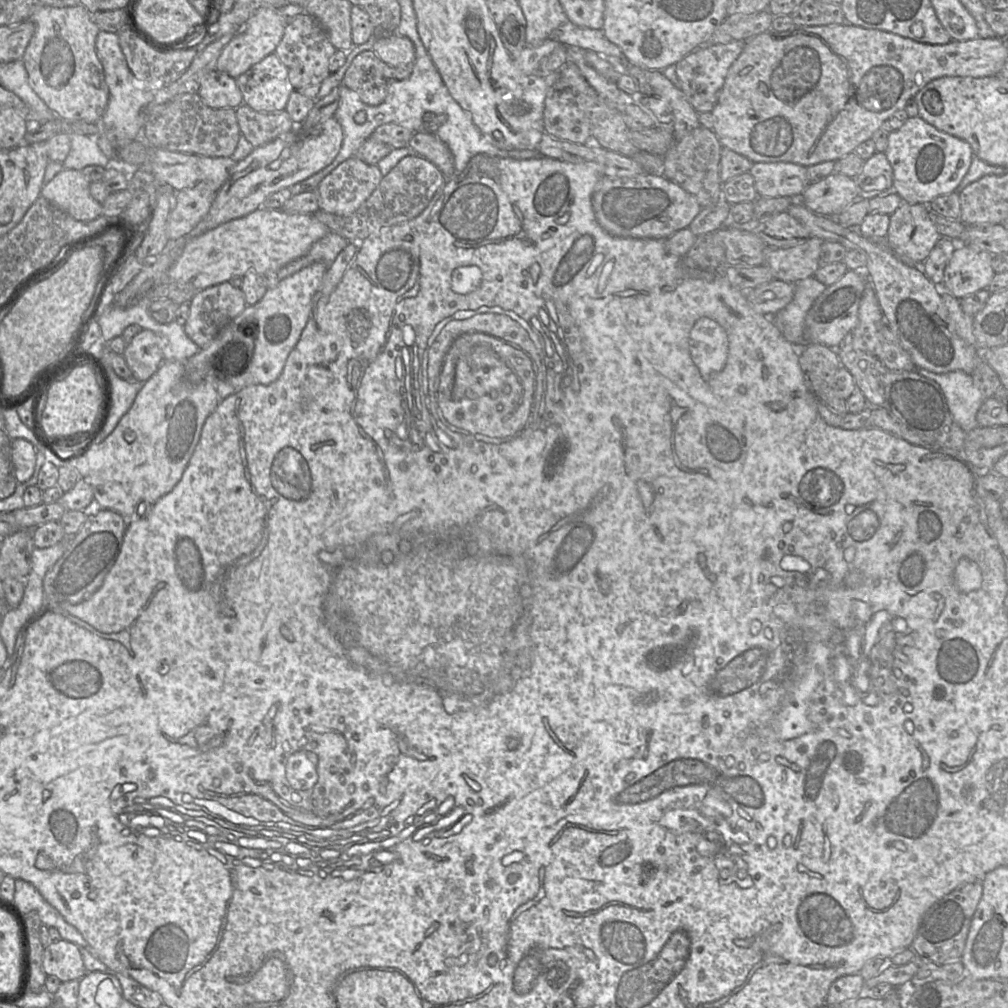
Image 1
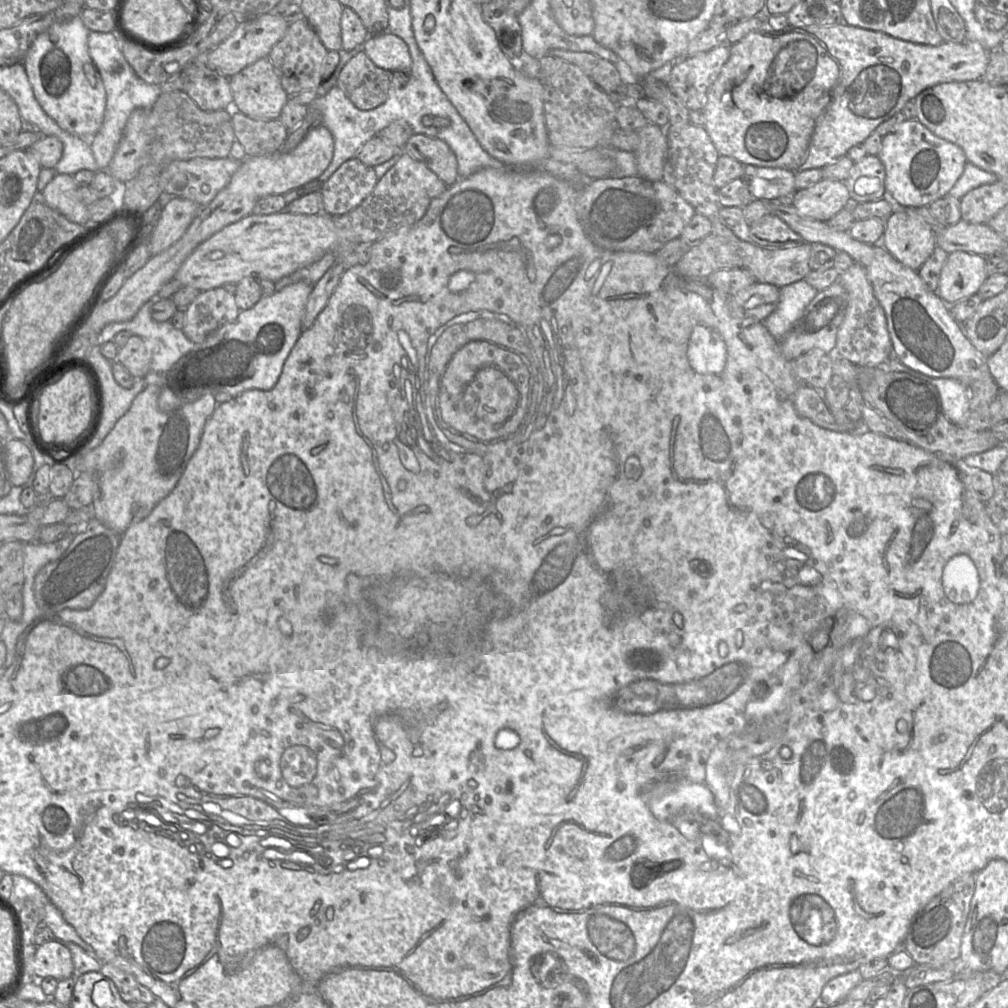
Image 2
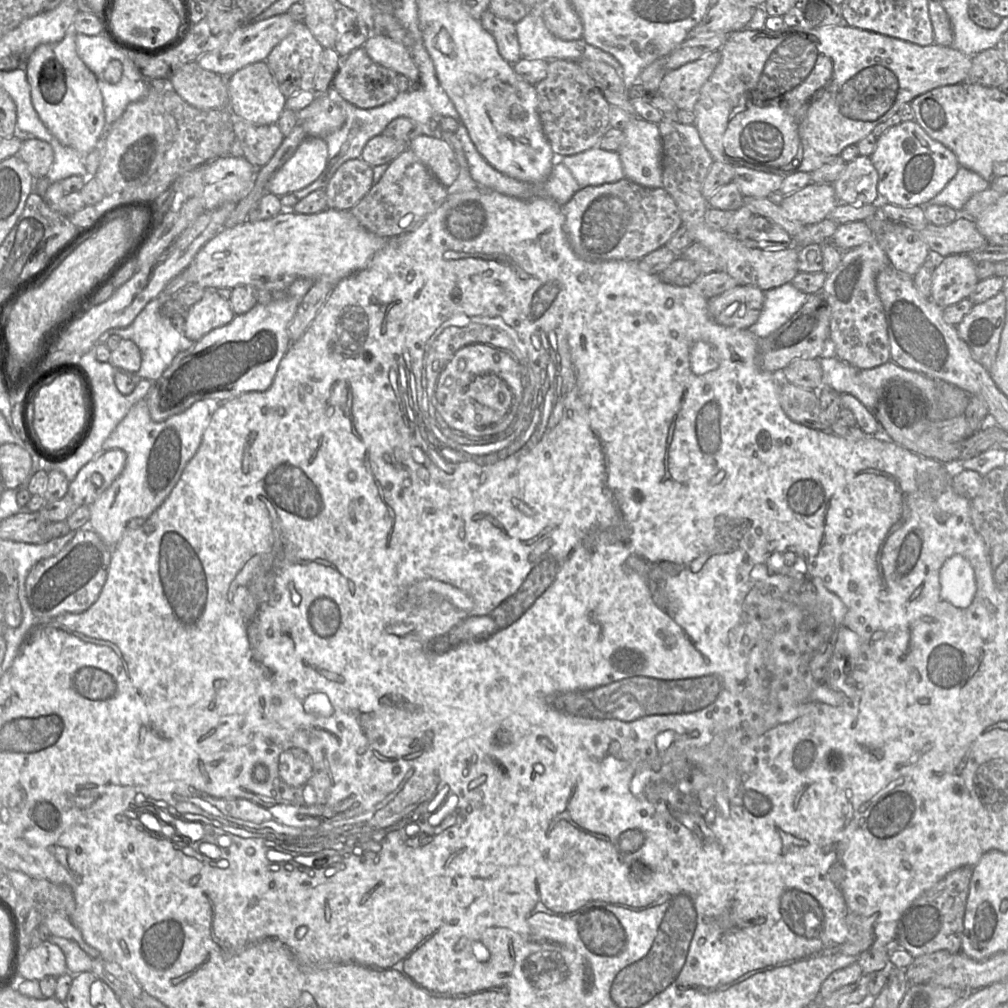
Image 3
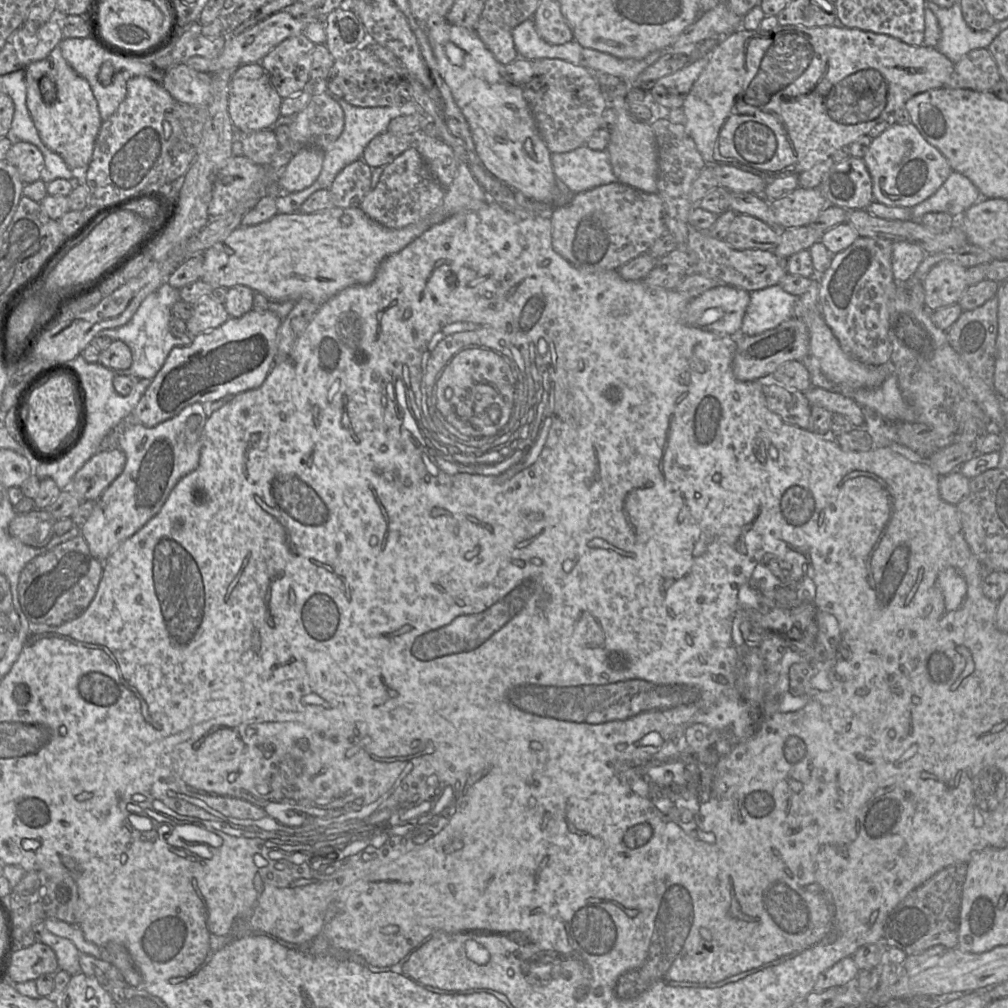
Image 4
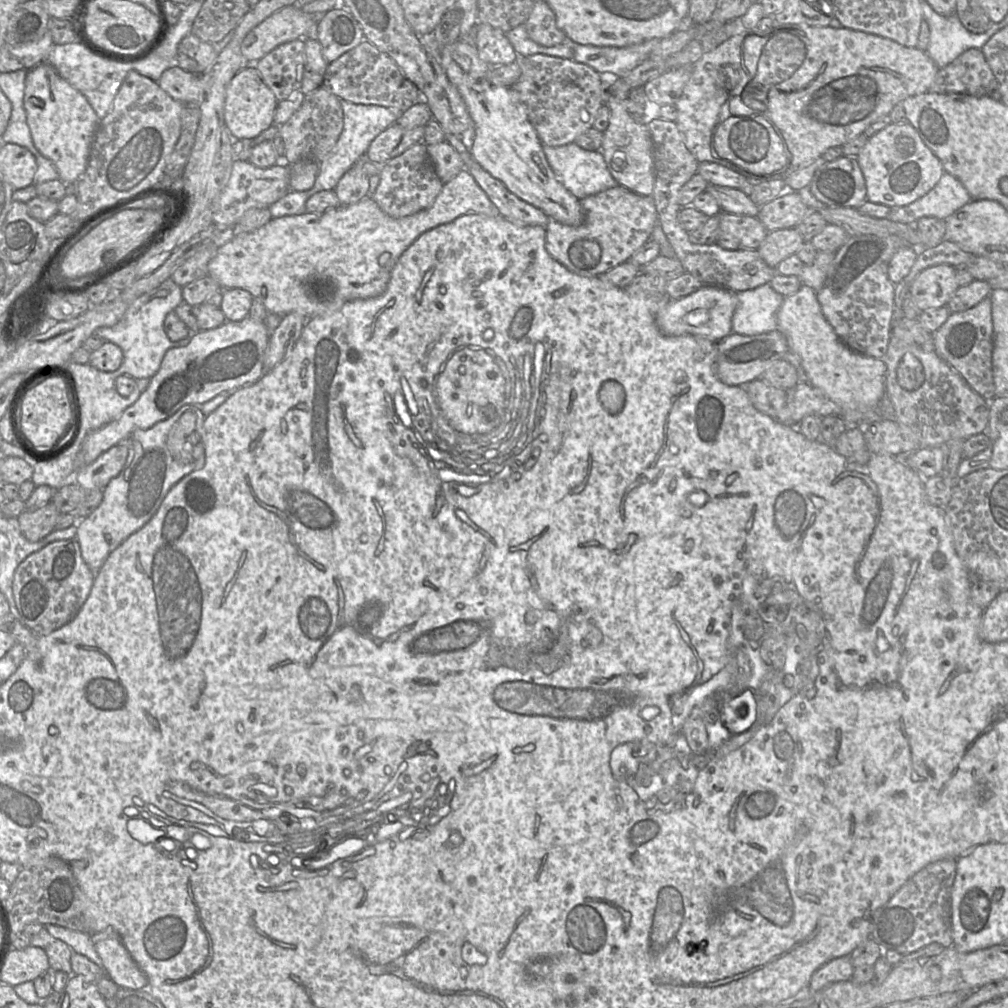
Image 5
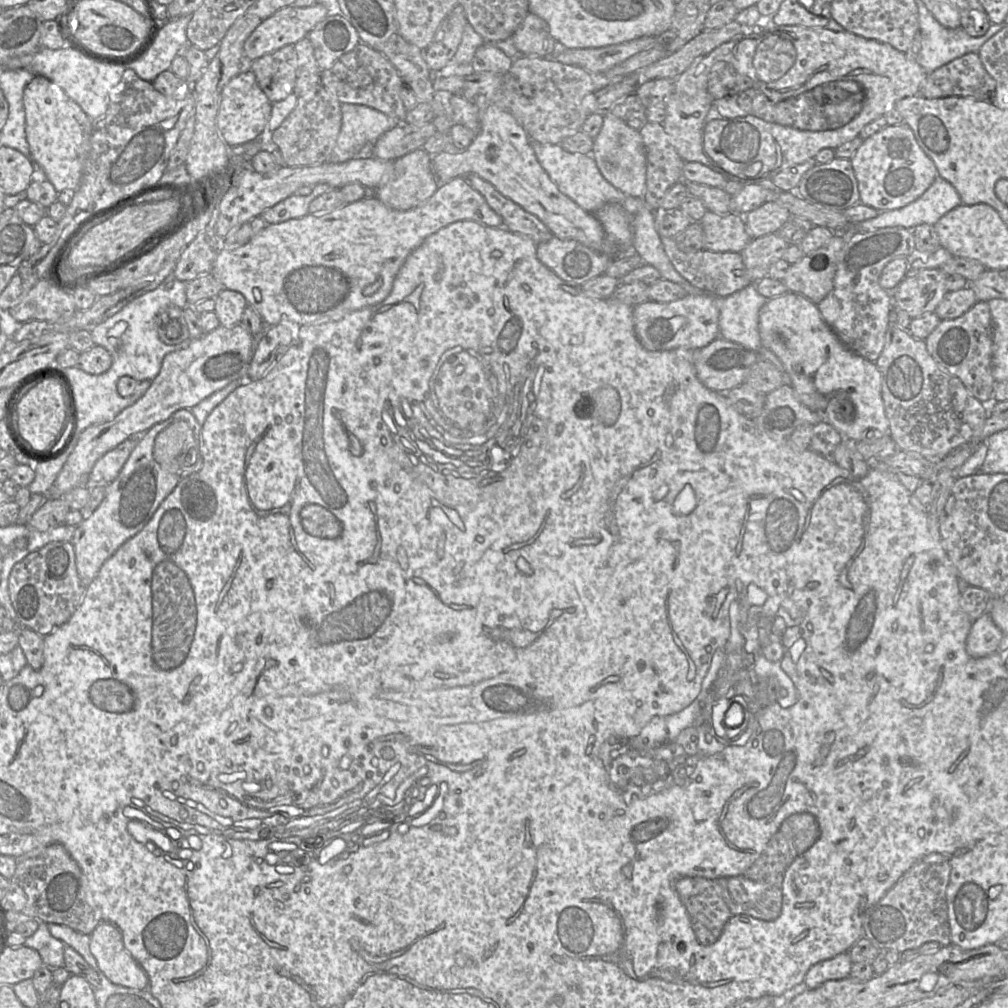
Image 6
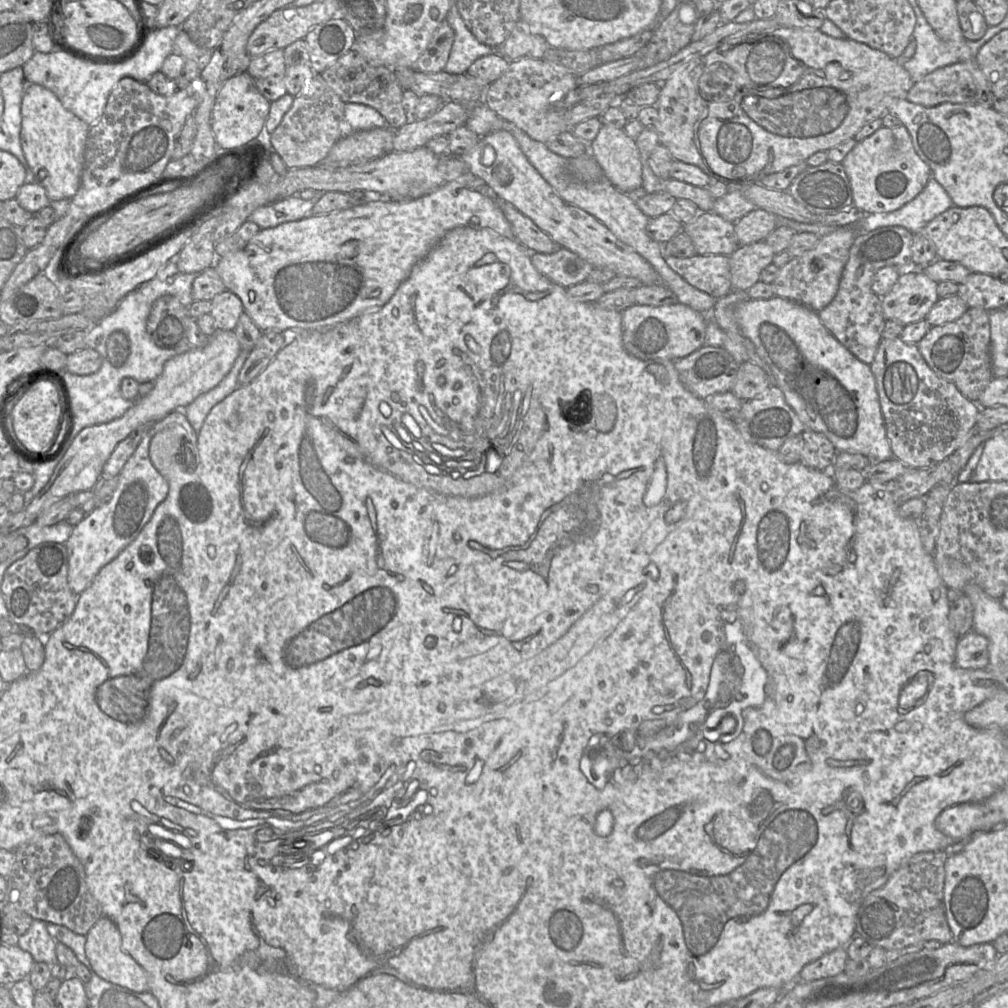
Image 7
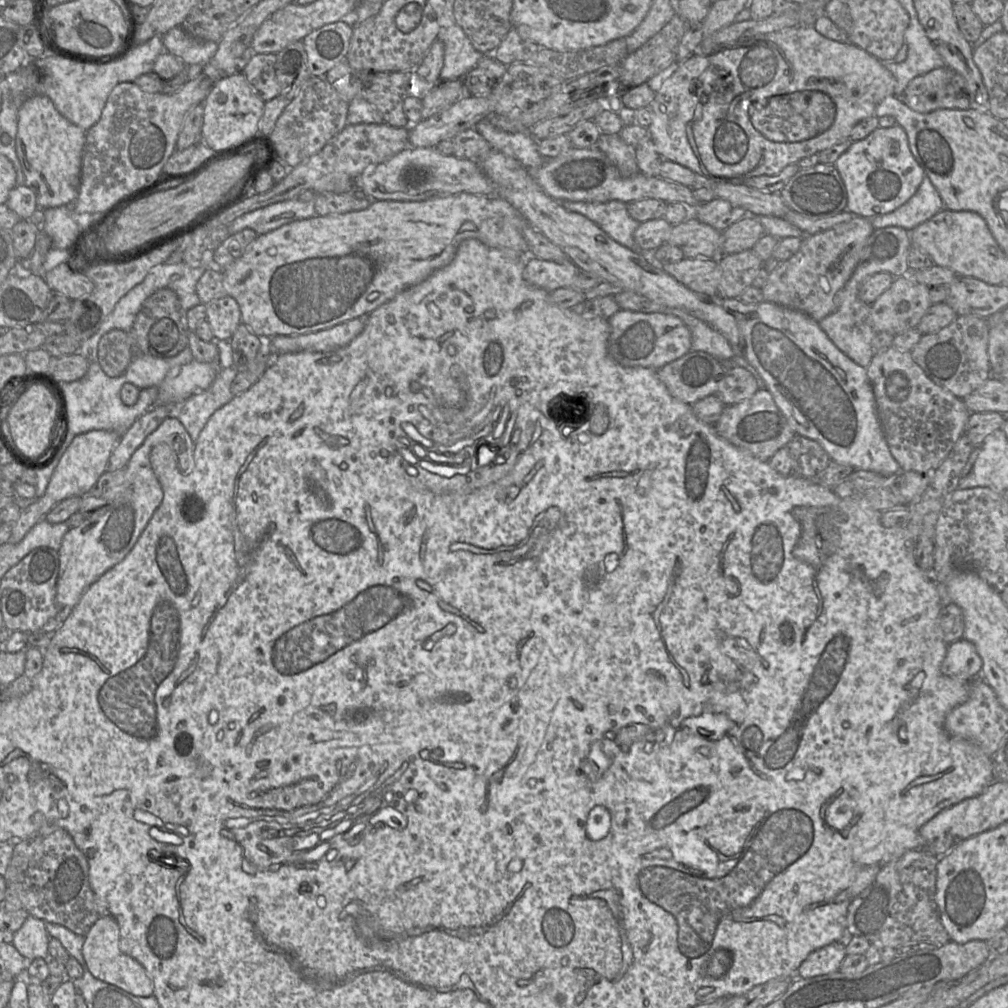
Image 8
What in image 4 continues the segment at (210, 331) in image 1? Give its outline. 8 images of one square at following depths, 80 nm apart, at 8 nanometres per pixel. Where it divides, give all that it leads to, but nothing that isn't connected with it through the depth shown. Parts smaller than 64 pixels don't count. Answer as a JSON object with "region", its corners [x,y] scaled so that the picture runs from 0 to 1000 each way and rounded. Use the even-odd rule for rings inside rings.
{"region":[[[209,294],[199,297],[191,304],[191,312],[185,318],[186,329],[190,333],[215,325],[228,314],[222,302],[214,300]]]}

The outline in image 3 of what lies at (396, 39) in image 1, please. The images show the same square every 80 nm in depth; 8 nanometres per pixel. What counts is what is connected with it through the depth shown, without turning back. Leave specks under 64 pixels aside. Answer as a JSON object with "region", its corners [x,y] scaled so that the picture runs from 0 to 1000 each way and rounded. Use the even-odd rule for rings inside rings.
{"region":[[[368,34],[360,48],[374,63],[406,77],[409,86],[416,80],[416,69],[405,47],[387,37]]]}

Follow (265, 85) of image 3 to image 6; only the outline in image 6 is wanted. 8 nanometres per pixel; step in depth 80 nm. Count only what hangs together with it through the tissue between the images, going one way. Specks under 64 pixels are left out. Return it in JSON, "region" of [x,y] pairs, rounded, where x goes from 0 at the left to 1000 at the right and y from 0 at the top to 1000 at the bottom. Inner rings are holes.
{"region":[[[247,69],[230,77],[219,91],[215,126],[226,145],[238,145],[258,136],[266,126],[270,101],[257,86],[253,73]]]}

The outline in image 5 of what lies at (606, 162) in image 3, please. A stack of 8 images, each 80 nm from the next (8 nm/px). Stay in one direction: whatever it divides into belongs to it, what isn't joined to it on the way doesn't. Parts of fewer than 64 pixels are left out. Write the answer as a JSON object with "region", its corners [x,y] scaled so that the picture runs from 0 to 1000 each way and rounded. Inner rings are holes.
{"region":[[[570,142],[551,146],[539,144],[539,150],[552,177],[574,198],[613,184],[595,150],[580,149]]]}

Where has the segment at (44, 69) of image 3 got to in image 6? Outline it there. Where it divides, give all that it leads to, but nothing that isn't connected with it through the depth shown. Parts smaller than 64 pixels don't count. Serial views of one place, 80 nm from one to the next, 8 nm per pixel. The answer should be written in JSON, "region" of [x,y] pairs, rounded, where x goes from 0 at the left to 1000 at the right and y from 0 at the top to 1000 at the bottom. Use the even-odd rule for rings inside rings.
{"region":[[[34,75],[24,88],[25,131],[30,151],[58,191],[74,189],[88,151],[93,121],[56,82]]]}

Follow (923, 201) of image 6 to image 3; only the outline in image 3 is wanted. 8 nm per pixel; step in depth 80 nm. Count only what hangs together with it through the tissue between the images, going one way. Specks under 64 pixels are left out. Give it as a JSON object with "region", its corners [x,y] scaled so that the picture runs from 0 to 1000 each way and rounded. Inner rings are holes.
{"region":[[[952,165],[947,175],[920,202],[942,204],[952,211],[957,201],[966,192],[980,187],[982,184],[974,175]]]}

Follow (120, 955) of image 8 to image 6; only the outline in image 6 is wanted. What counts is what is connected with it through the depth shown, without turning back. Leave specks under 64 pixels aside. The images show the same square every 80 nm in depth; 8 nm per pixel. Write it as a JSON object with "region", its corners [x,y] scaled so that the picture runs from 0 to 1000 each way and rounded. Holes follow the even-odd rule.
{"region":[[[100,914],[89,928],[89,942],[99,963],[112,976],[135,982],[147,982],[148,969],[125,942],[120,924]]]}

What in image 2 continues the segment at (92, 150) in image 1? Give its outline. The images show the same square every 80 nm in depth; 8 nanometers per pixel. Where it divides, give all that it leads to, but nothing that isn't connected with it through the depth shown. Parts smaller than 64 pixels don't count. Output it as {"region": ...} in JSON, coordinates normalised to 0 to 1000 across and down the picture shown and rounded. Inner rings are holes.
{"region":[[[64,129],[58,133],[63,142],[63,153],[60,160],[54,166],[57,173],[73,174],[79,169],[99,169],[93,157],[89,141],[76,136]]]}

